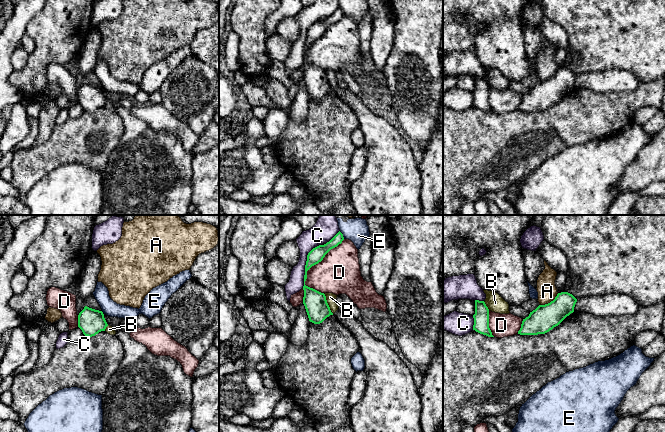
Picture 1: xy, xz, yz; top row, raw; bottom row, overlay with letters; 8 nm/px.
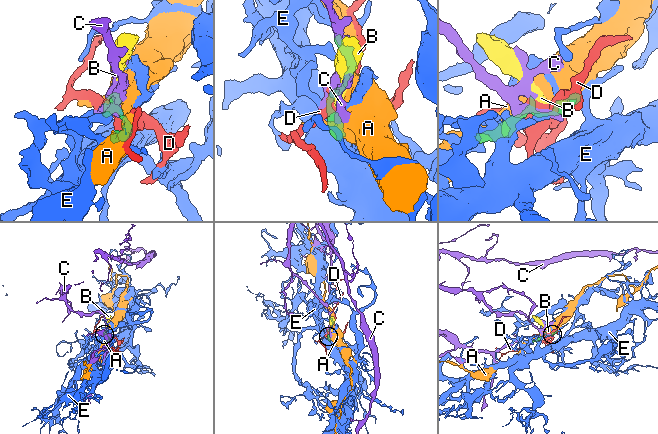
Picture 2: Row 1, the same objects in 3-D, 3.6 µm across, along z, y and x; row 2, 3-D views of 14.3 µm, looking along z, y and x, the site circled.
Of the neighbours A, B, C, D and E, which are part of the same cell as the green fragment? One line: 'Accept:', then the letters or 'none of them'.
Accept: none of them

